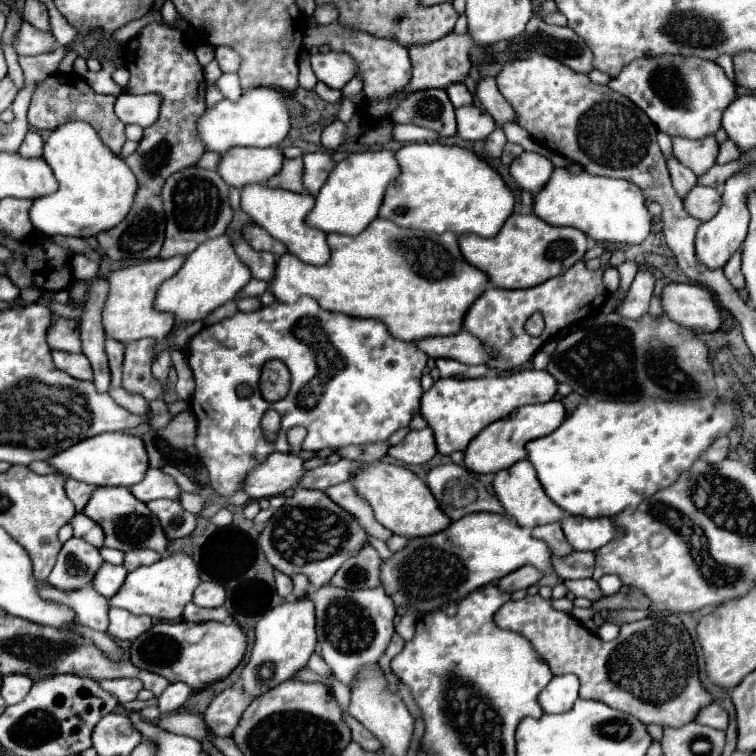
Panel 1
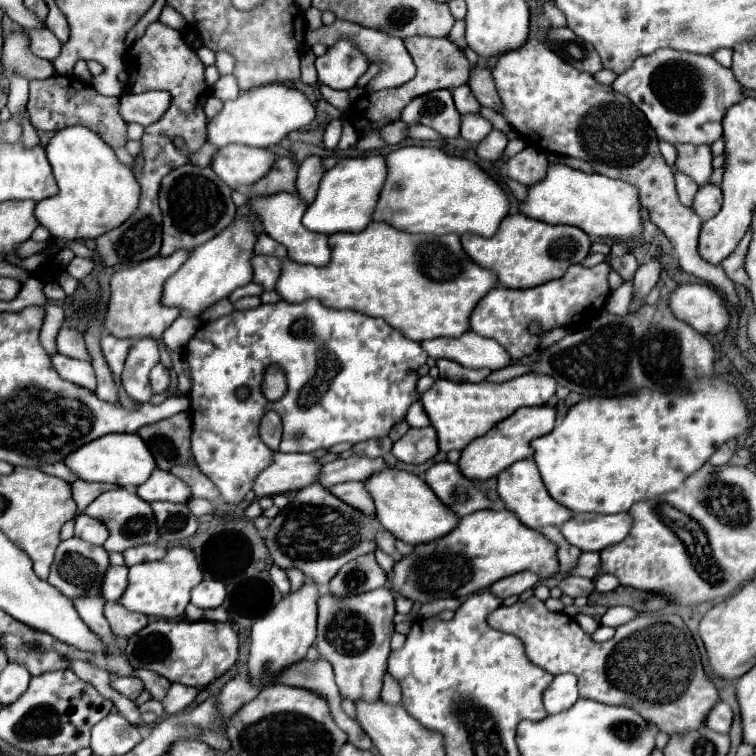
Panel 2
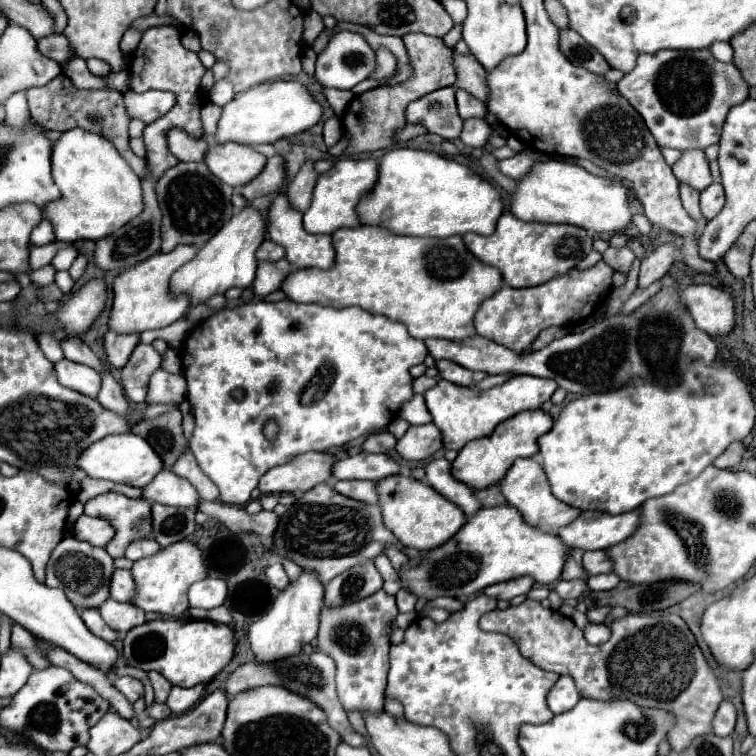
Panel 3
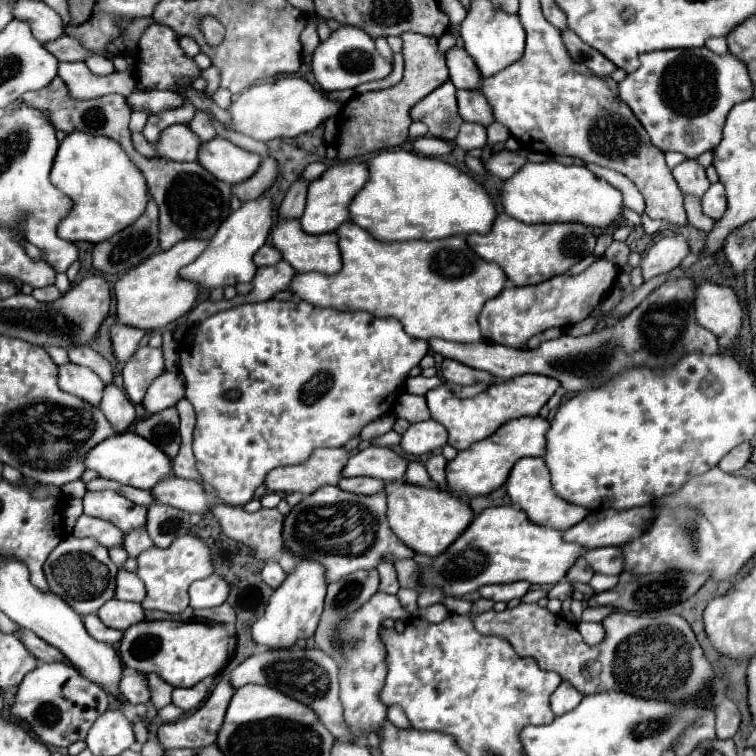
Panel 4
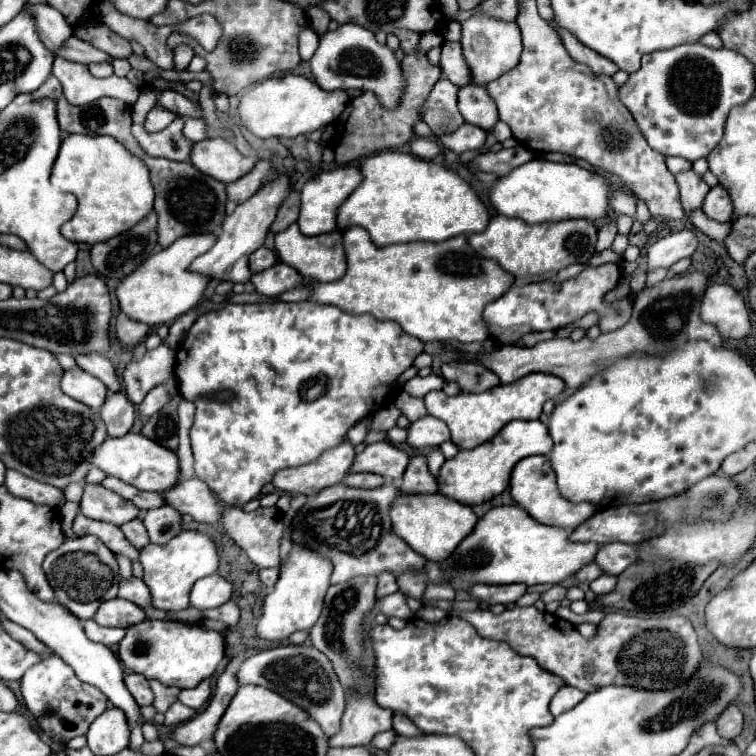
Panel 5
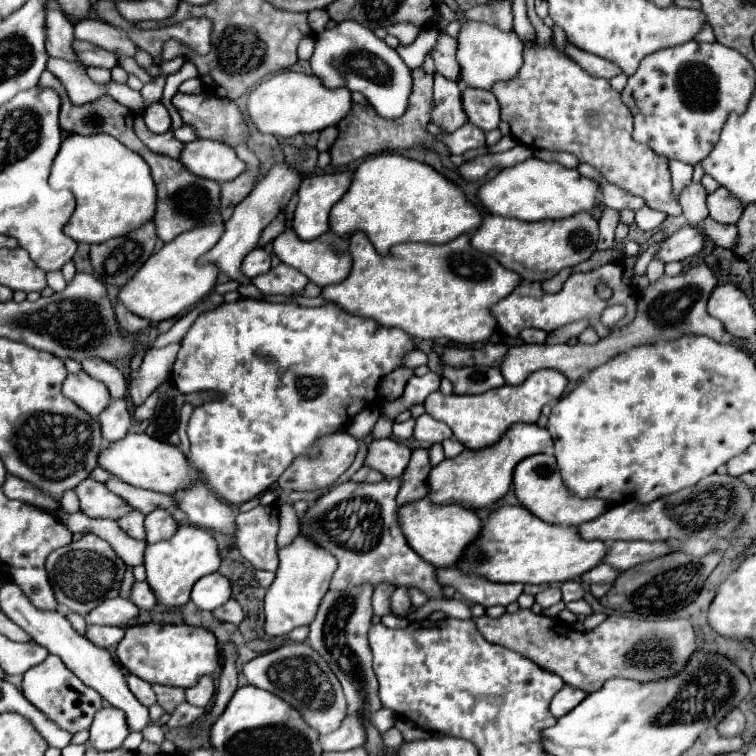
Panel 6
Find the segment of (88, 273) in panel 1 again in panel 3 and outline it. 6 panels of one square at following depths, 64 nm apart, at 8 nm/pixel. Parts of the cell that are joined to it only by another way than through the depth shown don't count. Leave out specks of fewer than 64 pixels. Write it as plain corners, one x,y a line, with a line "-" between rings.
80,254
74,262
72,262
72,266
70,266
70,270
68,270
68,274
74,278
74,280
78,280
82,274
84,274
84,270
86,270
86,266
88,266
88,260
84,260
84,256

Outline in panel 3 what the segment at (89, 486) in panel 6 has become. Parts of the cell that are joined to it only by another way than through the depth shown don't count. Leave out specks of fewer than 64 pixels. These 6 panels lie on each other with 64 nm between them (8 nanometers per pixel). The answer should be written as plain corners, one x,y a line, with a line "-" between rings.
106,492
86,502
84,514
104,518
116,530
114,538
106,544
106,552
112,558
124,556
124,550
132,540
152,536
150,504
144,498
136,500
118,492

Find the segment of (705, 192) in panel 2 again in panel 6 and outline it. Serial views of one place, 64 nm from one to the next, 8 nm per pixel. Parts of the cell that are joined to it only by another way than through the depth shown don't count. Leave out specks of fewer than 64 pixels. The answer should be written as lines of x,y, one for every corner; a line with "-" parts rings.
718,188
716,192
708,194
706,204
708,204
710,218
720,224
736,224
736,220
744,212
740,200
736,200
726,188

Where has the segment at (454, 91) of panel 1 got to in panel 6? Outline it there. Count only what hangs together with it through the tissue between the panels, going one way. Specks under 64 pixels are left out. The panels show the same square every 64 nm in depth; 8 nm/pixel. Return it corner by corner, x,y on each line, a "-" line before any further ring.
464,88
462,90
462,108
468,116
468,122
488,132
500,124
500,106
490,90

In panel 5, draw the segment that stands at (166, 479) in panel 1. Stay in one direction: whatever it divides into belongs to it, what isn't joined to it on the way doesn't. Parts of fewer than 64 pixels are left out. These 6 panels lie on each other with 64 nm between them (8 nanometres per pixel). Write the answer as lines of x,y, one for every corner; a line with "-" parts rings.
200,478
178,480
170,490
162,492
168,506
174,506
182,514
190,514
196,522
214,524
220,520
222,506

